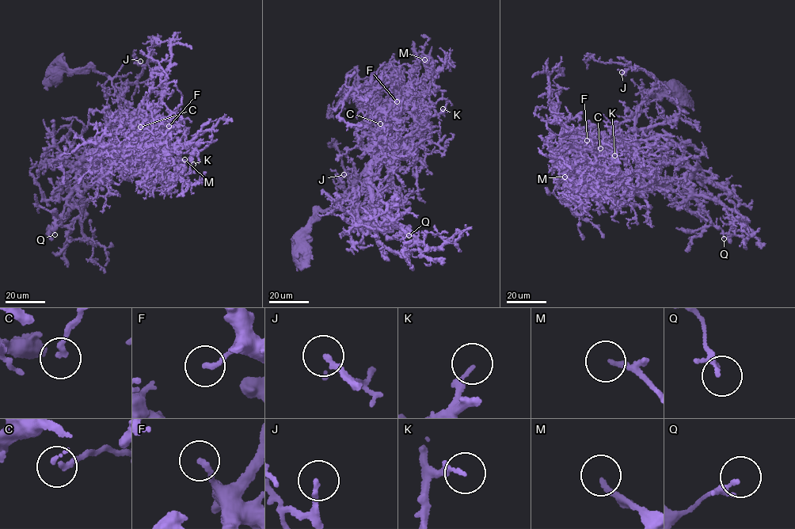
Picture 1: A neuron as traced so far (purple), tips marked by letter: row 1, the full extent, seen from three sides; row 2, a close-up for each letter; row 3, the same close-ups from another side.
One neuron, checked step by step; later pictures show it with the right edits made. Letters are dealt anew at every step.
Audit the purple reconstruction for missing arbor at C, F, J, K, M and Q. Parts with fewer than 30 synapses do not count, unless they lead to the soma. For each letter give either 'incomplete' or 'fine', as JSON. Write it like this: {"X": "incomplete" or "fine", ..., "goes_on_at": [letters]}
{"C": "fine", "F": "fine", "J": "fine", "K": "fine", "M": "fine", "Q": "fine", "goes_on_at": []}

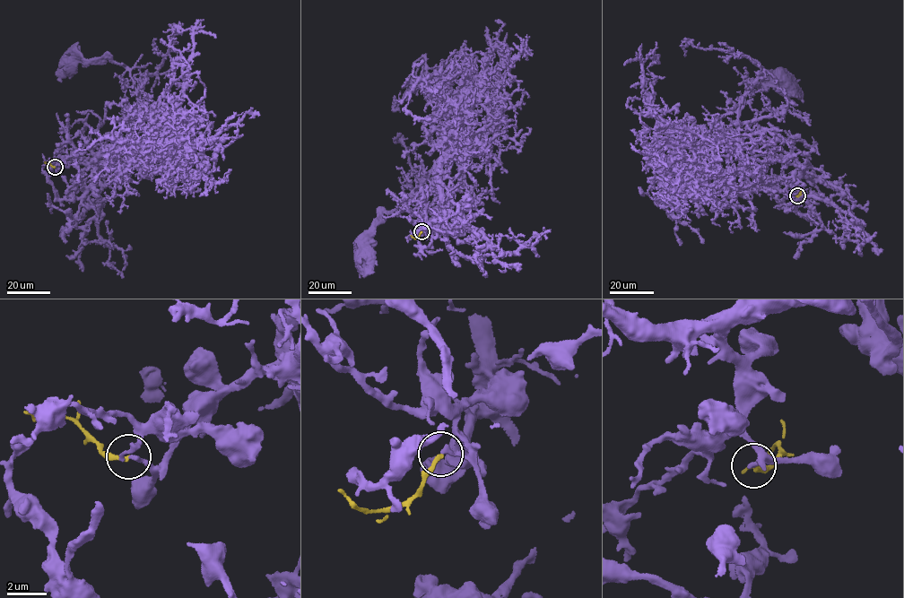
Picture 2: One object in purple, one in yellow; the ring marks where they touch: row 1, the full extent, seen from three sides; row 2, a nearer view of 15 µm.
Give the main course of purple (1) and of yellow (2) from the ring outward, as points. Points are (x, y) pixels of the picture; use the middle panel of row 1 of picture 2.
1: (421, 231), (426, 227), (436, 235), (443, 212), (444, 135), (452, 127), (421, 185), (374, 225), (362, 263)
2: (421, 231), (415, 238), (411, 235)

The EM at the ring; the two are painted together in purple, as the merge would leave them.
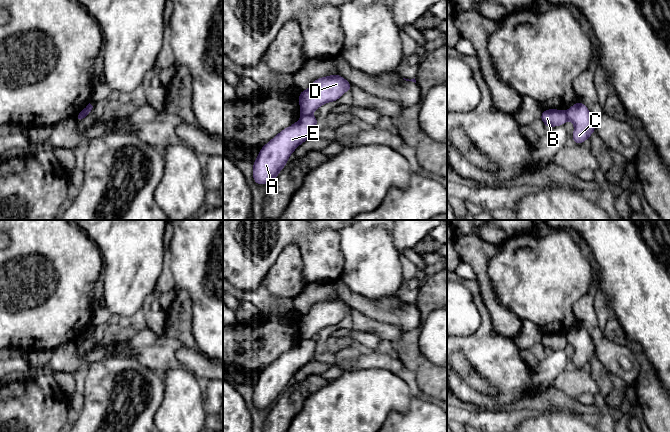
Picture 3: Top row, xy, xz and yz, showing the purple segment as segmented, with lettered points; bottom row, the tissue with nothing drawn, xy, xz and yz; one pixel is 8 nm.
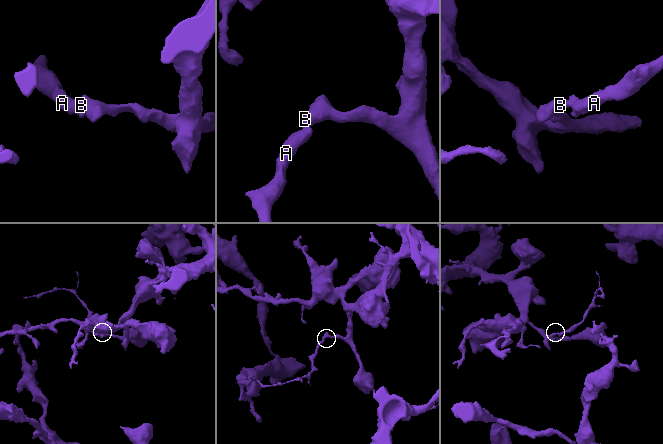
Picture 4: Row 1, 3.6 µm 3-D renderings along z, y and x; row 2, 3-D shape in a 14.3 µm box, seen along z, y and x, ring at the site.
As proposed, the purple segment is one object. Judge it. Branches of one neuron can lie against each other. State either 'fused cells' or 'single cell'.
fused cells

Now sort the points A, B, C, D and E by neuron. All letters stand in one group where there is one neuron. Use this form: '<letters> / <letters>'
A C E / B D

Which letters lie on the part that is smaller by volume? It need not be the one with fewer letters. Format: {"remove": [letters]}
{"remove": ["A", "C", "E"]}

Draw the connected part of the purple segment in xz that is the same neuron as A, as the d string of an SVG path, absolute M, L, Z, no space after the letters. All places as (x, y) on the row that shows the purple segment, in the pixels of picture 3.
M312 114L301 116L296 123L283 129L266 143L253 162L254 182L265 185L274 181L295 149L314 136L317 123L318 119Z

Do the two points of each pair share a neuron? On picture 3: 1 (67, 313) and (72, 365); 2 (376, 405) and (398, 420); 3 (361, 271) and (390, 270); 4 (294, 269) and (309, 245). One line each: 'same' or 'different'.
1: different
2: different
3: same
4: different

